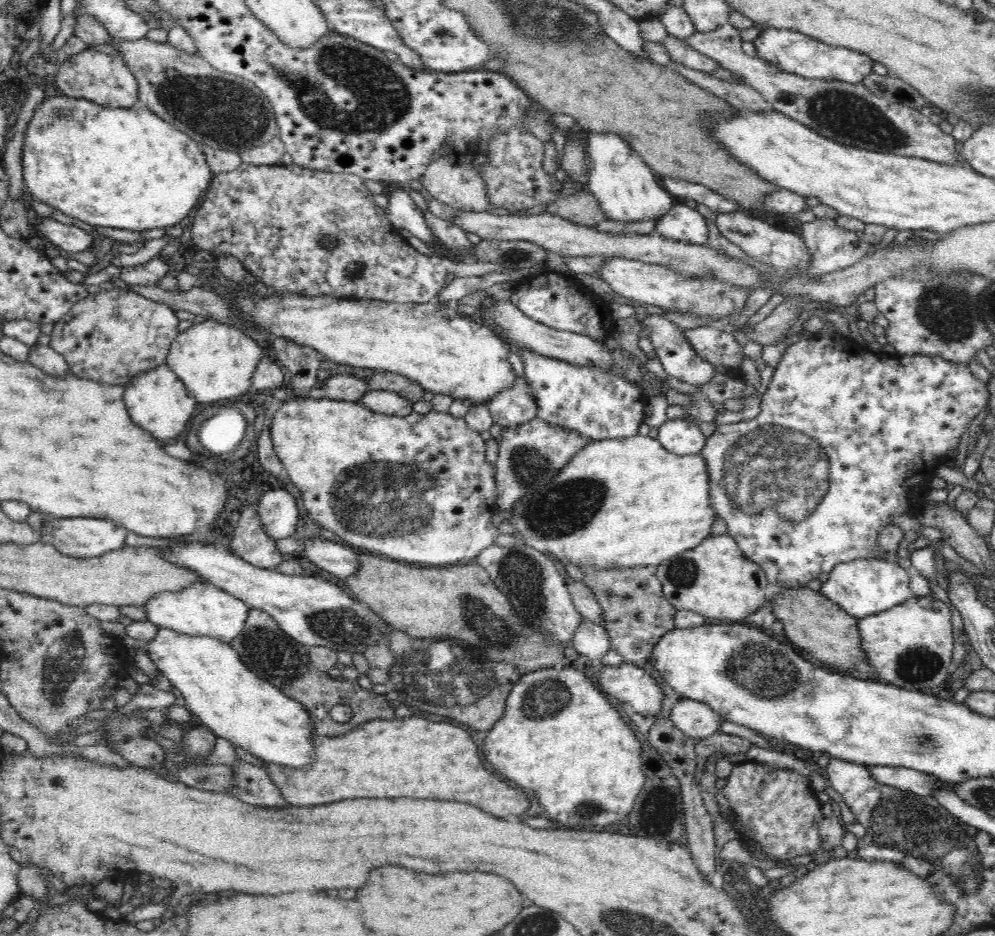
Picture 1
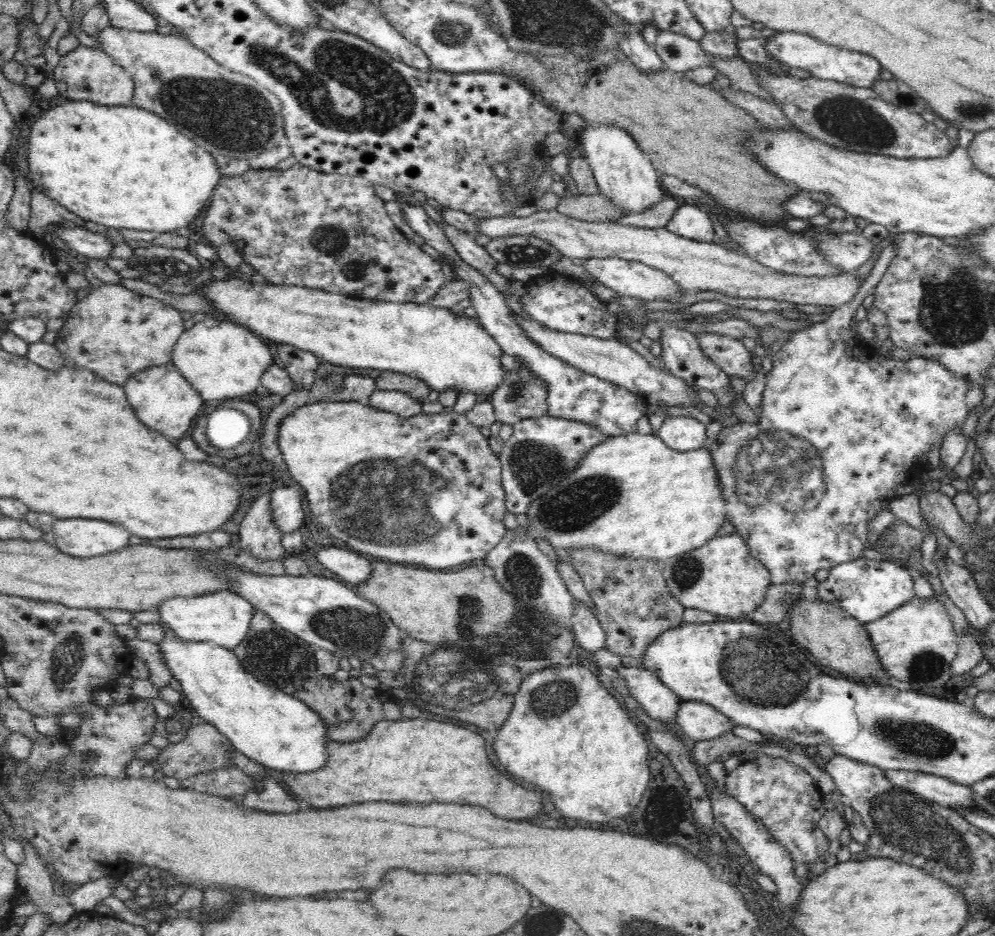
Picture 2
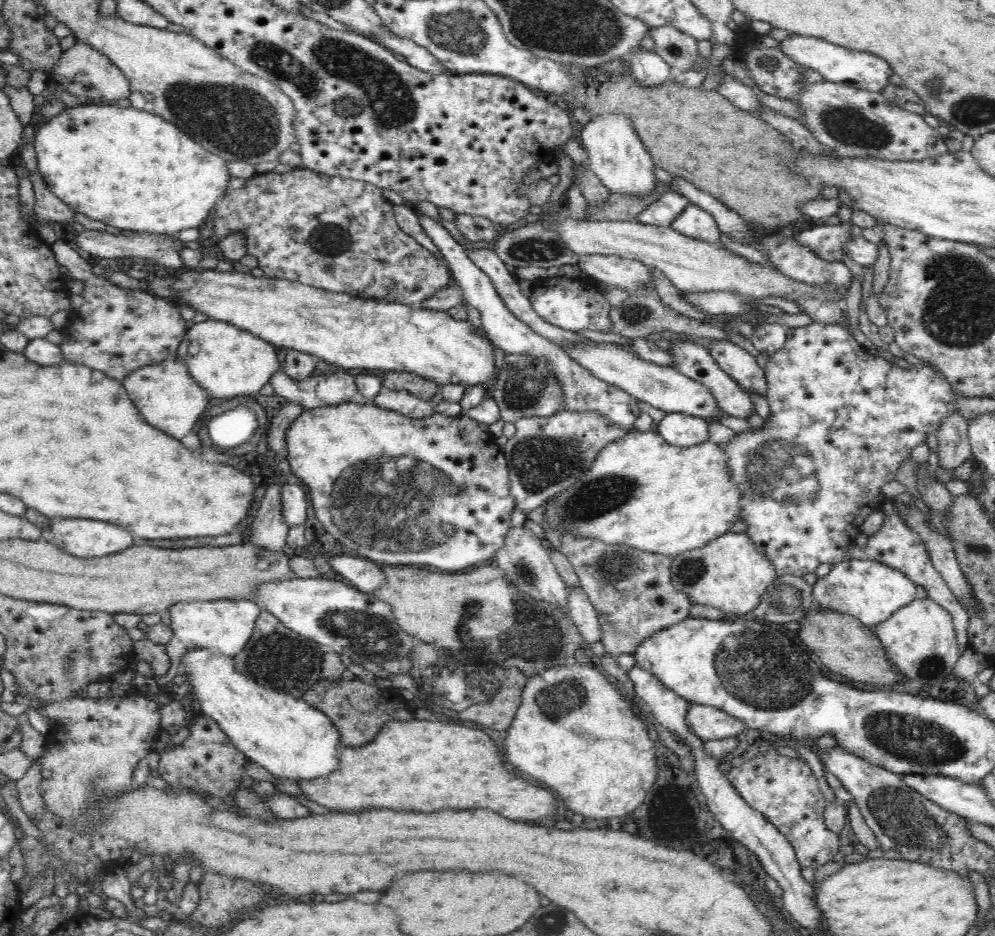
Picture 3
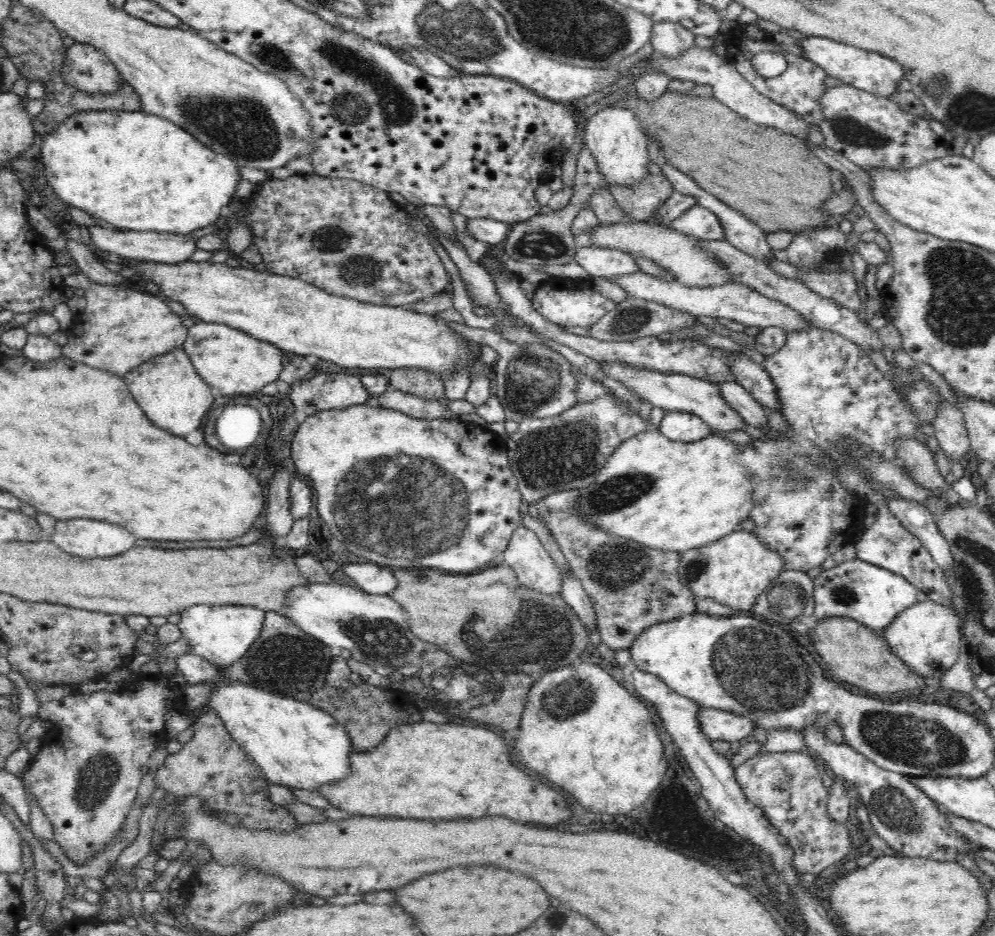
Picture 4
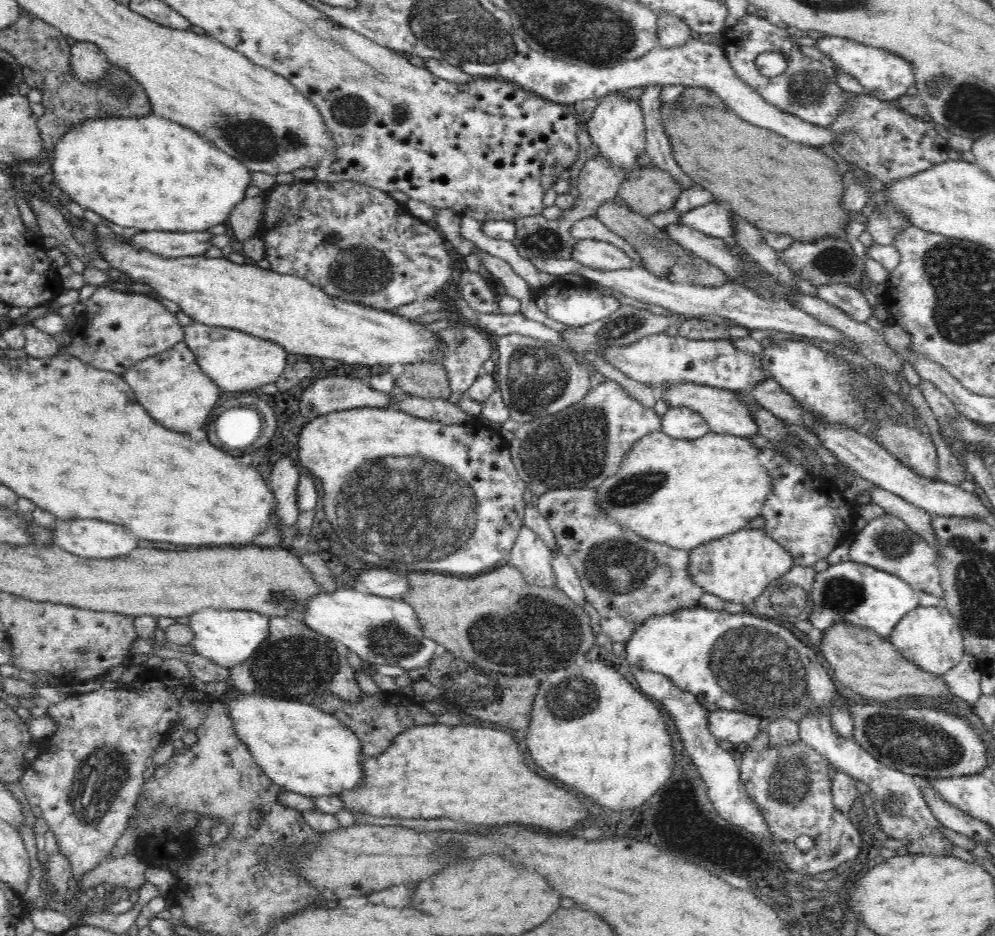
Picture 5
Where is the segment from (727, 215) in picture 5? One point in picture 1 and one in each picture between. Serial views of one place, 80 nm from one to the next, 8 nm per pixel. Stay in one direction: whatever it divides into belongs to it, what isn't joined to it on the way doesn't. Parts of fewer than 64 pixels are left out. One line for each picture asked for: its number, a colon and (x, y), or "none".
1: (682, 223)
2: (692, 222)
3: (693, 221)
4: (699, 222)

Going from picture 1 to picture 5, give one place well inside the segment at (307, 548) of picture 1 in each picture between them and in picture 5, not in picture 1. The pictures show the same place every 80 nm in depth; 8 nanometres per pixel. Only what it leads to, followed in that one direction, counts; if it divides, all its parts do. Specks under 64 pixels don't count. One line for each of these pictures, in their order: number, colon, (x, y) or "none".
2: (348, 566)
3: (365, 576)
4: (371, 579)
5: (382, 583)

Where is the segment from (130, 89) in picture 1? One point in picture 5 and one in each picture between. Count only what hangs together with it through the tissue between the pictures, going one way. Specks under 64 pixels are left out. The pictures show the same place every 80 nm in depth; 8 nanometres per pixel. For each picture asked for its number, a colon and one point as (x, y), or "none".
2: (85, 73)
3: (83, 71)
4: (88, 70)
5: (89, 64)

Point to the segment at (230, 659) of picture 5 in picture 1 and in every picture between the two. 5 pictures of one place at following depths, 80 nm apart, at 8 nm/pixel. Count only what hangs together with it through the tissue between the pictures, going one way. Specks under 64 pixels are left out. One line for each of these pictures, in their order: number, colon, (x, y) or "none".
1: (201, 609)
2: (222, 617)
3: (224, 626)
4: (221, 634)

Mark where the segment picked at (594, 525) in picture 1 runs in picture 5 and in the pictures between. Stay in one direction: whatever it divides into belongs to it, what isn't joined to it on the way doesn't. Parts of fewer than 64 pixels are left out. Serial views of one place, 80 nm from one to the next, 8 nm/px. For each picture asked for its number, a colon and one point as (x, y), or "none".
2: (632, 496)
3: (641, 491)
4: (667, 495)
5: (683, 493)

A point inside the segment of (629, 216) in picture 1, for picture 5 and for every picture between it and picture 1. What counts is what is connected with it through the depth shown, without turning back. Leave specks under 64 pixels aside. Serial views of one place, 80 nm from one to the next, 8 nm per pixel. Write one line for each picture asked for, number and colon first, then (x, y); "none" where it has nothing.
2: (624, 174)
3: (616, 154)
4: (615, 137)
5: (617, 127)

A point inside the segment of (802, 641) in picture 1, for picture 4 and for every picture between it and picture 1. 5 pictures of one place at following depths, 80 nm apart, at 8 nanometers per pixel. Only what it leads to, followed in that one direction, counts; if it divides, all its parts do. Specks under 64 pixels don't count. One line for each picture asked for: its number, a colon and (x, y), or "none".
2: (824, 630)
3: (844, 645)
4: (854, 653)

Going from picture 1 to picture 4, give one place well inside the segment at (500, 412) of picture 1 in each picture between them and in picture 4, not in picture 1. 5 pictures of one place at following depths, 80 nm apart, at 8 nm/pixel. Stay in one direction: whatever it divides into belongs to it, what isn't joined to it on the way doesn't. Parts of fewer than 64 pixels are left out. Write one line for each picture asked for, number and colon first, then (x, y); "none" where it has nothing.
2: (521, 396)
3: (524, 388)
4: (531, 382)

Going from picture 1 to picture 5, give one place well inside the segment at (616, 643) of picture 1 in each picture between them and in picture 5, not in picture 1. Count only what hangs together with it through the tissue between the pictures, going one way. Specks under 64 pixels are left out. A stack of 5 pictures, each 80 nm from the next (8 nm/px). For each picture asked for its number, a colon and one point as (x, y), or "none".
2: (633, 603)
3: (632, 591)
4: (632, 588)
5: (628, 579)

